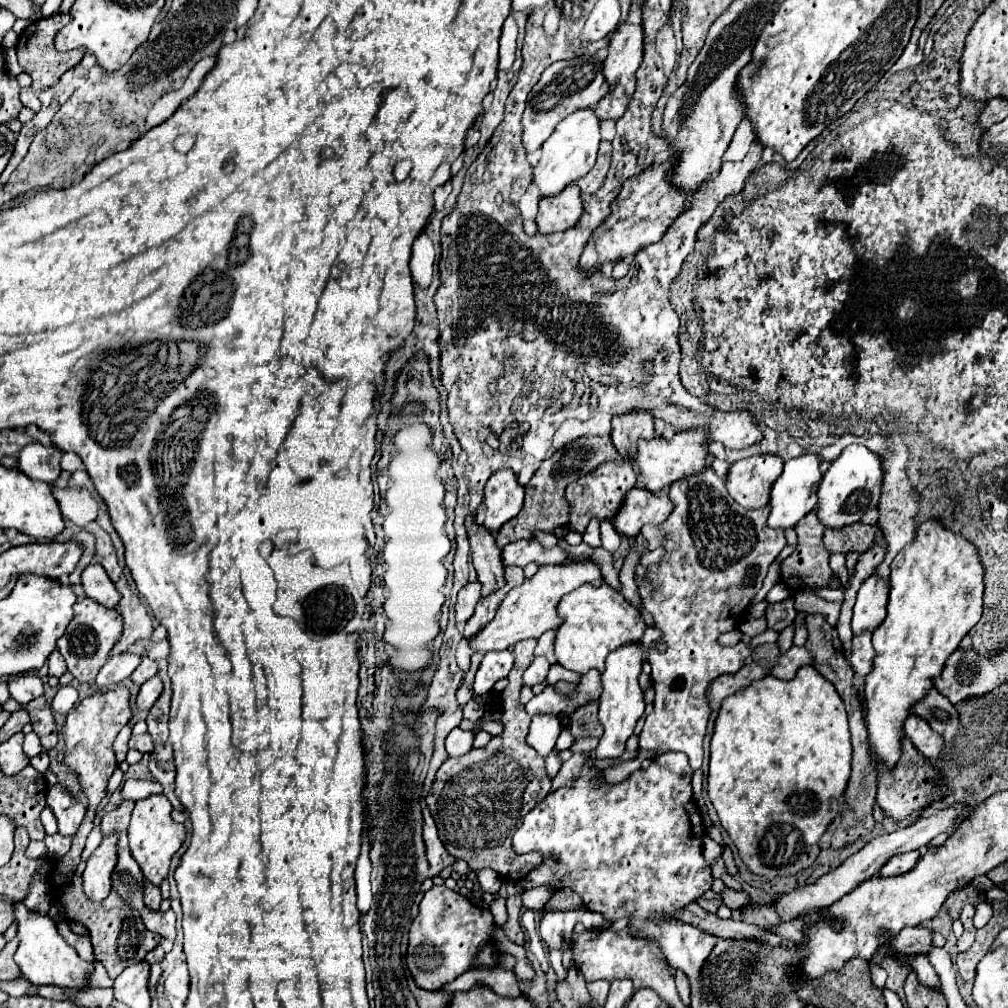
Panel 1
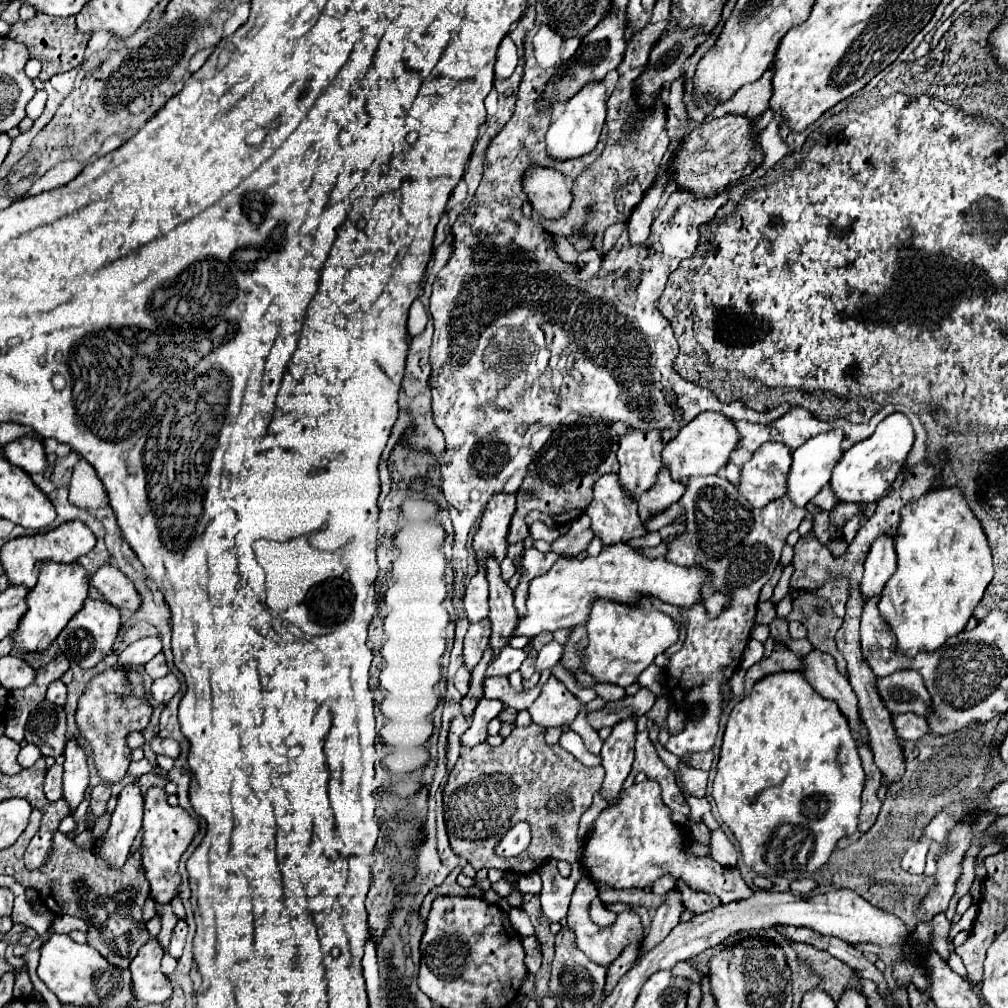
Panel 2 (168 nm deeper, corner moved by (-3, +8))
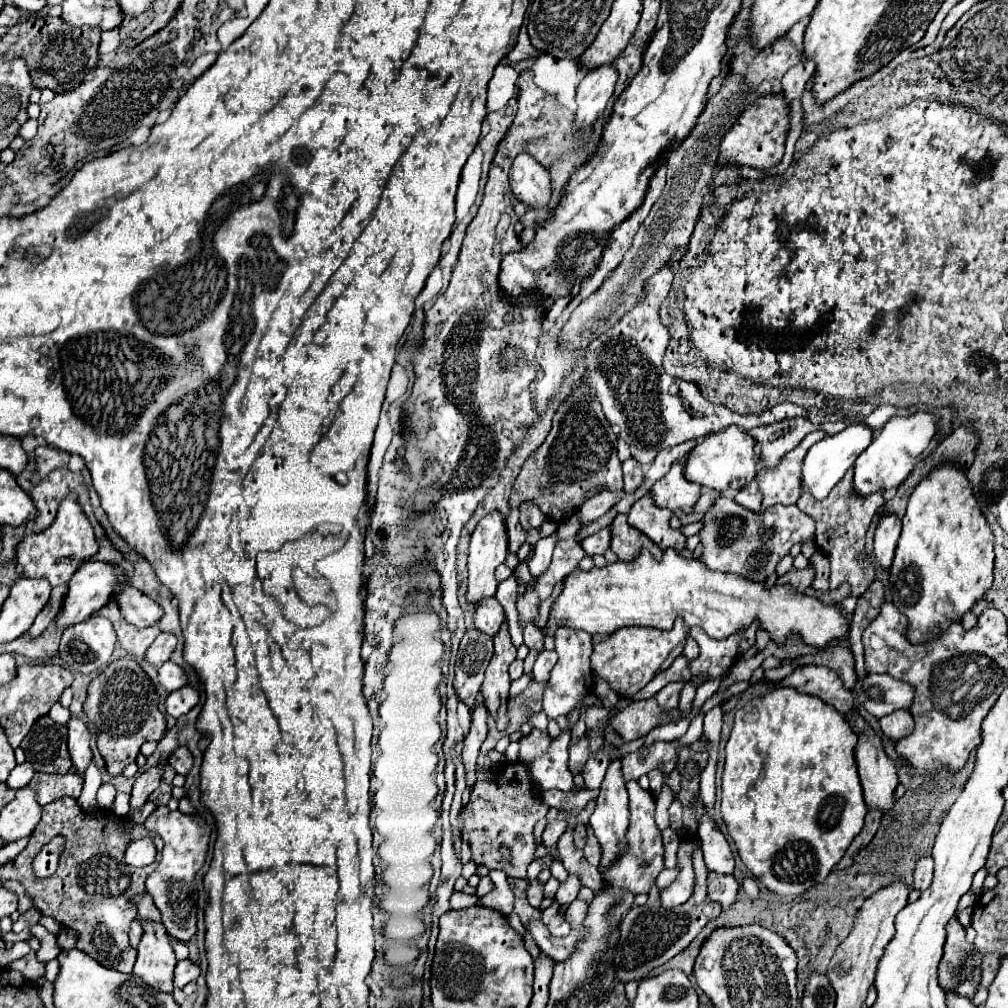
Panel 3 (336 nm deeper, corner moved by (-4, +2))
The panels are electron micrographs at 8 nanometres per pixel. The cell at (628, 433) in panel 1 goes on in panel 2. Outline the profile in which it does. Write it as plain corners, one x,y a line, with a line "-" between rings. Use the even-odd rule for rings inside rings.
627,428
627,434
619,440
619,480
631,496
639,498
639,492
651,488
655,482
655,476
661,468
661,450
663,440
661,432
657,430
639,430
639,428

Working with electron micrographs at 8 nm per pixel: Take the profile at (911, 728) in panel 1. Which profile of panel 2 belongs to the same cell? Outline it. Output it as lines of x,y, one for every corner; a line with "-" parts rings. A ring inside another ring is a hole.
899,714
893,716
893,724
897,730
897,736
909,742
915,742
919,738
923,738
929,732
929,724
925,718
915,716
915,714

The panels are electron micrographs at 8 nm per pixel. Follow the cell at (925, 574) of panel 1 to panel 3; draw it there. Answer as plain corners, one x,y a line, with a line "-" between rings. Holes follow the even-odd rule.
954,462
930,470
910,496
902,520
882,508
874,534
874,556
886,570
890,568
888,600
908,616
910,642
928,642
952,622
960,622
992,586
994,568
994,534
978,506
966,470

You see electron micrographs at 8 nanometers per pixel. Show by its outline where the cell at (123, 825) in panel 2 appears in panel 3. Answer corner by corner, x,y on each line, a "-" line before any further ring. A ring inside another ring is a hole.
158,762
158,766
146,768
140,774
140,778
136,778
136,784
134,784
134,790
132,790
132,798
130,798
130,806
132,808
140,808
148,800
148,796
160,786
162,774
164,774
164,764

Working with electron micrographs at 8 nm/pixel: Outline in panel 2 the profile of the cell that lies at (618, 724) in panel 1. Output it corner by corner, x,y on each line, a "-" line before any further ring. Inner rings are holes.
625,718
613,726
609,738
603,742
601,750
601,766
605,768
605,782
603,782
603,796
609,802
619,798
619,790
623,780
627,778
631,764
633,764
633,746
635,746
635,730
637,718

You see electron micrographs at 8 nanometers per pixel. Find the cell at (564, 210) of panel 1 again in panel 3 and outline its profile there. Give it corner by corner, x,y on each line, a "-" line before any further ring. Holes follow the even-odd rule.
522,152
516,156
510,168
510,188
514,196
526,206
546,206
550,200
548,170
540,162
536,162
534,156

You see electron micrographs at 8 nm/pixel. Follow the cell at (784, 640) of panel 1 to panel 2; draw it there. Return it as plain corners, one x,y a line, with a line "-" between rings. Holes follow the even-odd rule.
775,644
769,658
763,658
761,662
753,664
747,670
747,674
745,674
745,694
749,694
753,684
757,680
761,680
763,676
767,676
767,674
783,672
783,670
799,670
799,668
801,668
799,656
795,656
785,644

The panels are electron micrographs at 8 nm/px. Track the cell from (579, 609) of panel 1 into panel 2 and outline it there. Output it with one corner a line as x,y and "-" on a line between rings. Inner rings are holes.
595,600
585,622
587,654
583,654
583,668
595,676
597,682
615,682
629,686
637,682
639,674
653,662
653,658
673,646
679,638
675,622
663,612
655,610
649,600
637,604
621,604
615,600

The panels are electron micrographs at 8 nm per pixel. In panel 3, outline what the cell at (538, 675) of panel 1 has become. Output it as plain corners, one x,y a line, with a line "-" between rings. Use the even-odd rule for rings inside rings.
542,650
536,664
534,664
534,680
546,682
554,664
556,664
556,652
554,650

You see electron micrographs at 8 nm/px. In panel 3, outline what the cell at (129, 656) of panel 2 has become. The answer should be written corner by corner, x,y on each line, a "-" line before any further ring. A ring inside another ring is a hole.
160,632
154,644
148,648
146,660
154,666
162,666
166,660
170,660
174,648
176,648
176,636
172,632

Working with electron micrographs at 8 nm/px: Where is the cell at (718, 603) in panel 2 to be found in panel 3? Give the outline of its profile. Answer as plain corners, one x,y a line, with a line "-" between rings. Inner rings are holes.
642,550
640,556
630,562
618,560
616,564
590,572
574,570
564,580
564,590
552,604
546,630
554,634
556,626
570,626
602,636
624,626
672,630
678,616
682,616
690,628
700,626
708,636
718,640
746,630
756,620
774,644
784,644
788,636
800,634
802,644
818,648
828,646
832,640
848,642
850,628
850,616
840,610
838,604
824,604
818,598
796,592
788,584
766,588
764,582
710,570
700,560
684,558
676,550
666,550
660,562

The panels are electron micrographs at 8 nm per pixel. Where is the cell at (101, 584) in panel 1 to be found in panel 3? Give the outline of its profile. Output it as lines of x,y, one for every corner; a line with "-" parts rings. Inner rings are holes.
128,584
120,588
120,592
116,594
116,602
120,606
122,616
138,628
148,628
148,626
158,624
164,614
164,610
150,596
146,596
144,592

